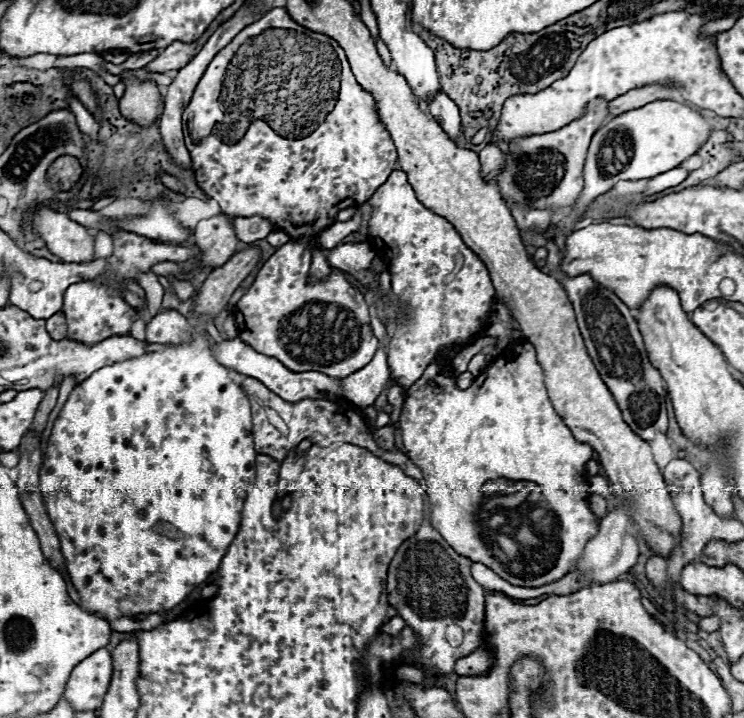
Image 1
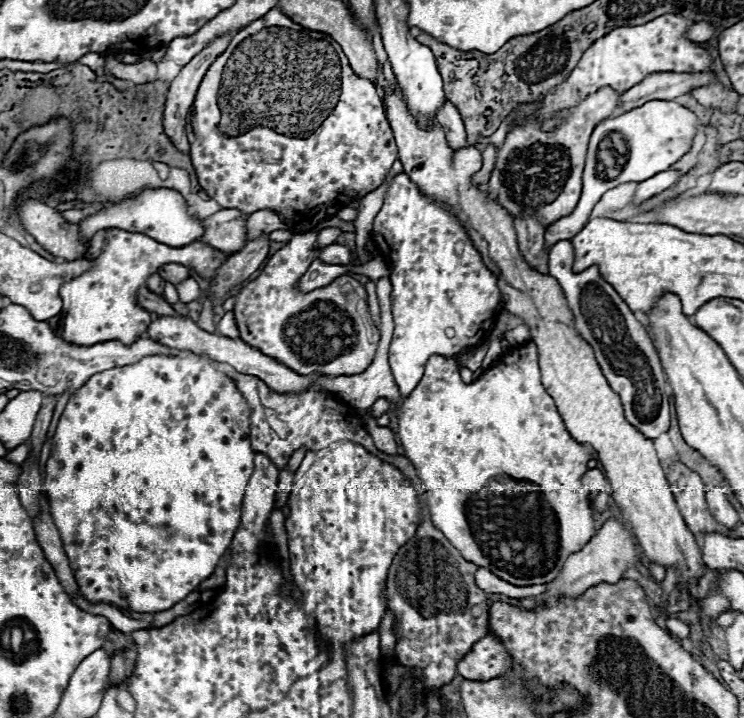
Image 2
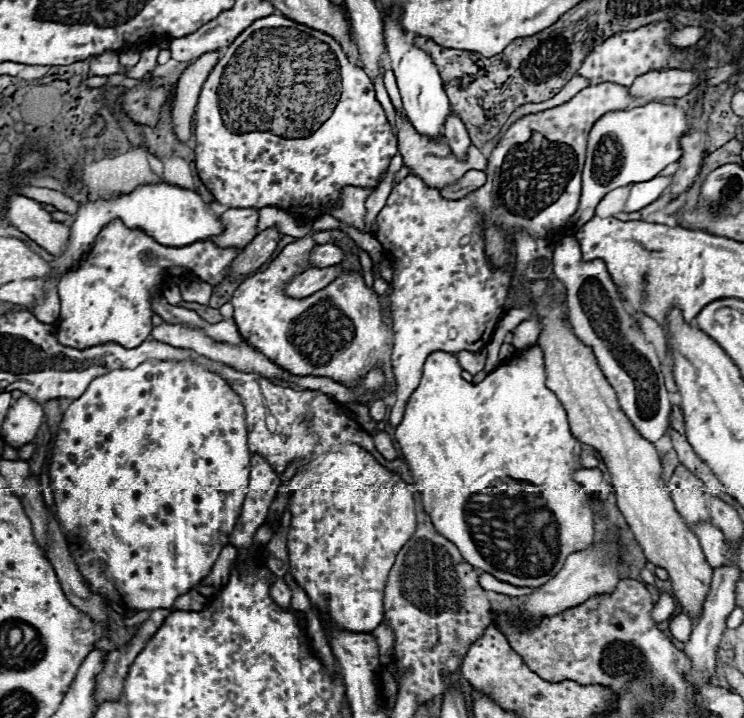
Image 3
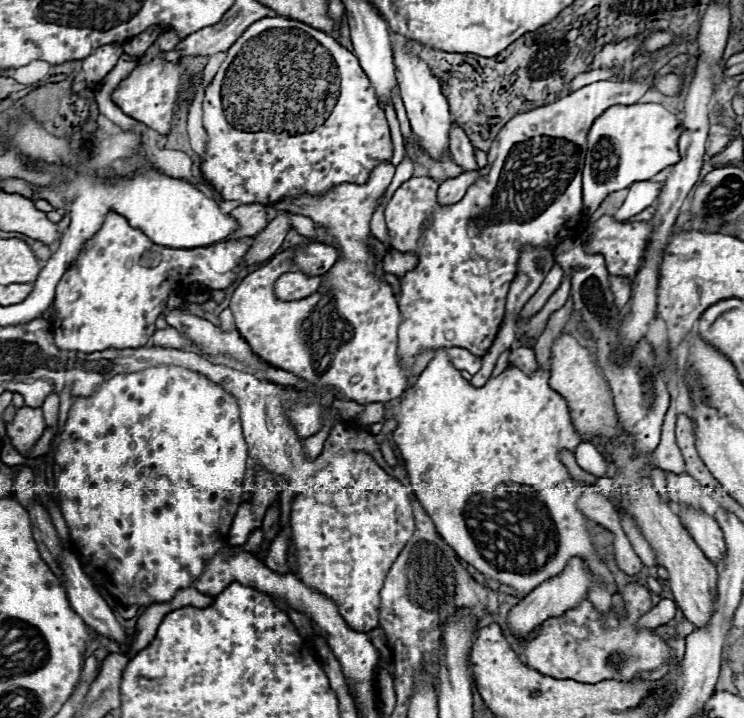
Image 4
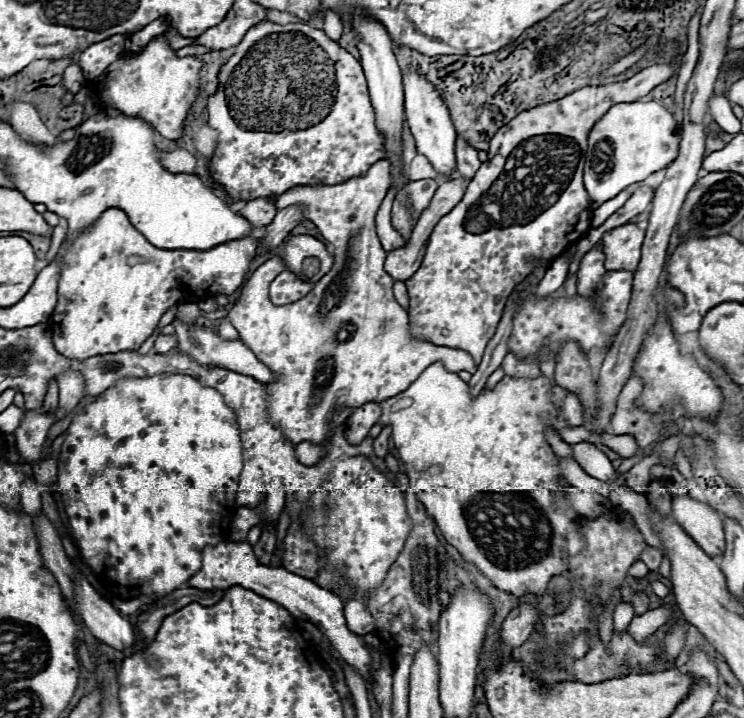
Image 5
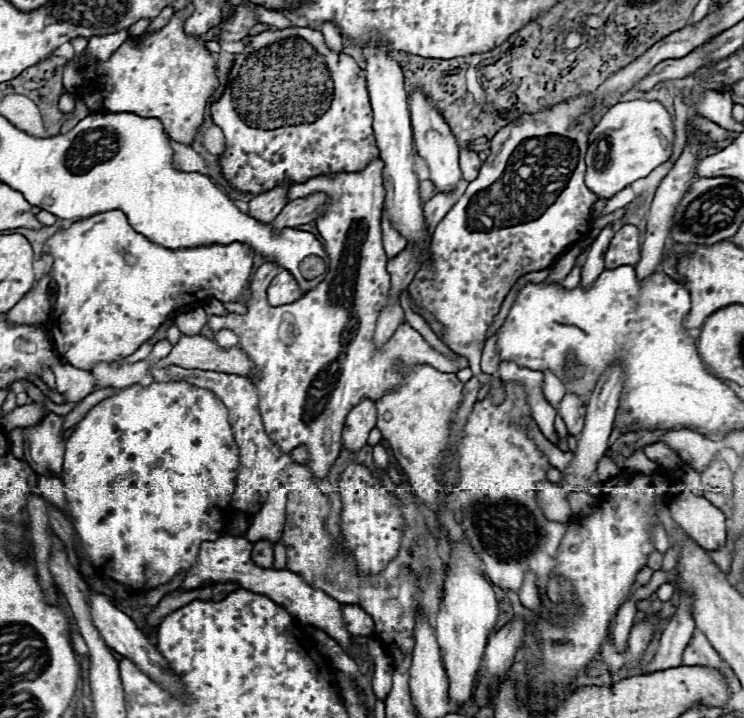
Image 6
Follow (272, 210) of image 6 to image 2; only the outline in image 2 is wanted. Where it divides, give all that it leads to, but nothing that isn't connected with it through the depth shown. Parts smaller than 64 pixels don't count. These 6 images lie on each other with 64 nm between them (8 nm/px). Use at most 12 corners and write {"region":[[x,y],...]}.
{"region":[[240,210],[202,220],[200,242],[226,256],[246,244]]}

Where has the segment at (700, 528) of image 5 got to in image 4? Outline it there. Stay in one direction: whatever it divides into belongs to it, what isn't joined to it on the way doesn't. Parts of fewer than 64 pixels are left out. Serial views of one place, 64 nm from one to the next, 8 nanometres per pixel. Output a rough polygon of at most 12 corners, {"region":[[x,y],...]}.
{"region":[[686,506],[678,508],[706,558],[718,564],[726,556],[718,522]]}

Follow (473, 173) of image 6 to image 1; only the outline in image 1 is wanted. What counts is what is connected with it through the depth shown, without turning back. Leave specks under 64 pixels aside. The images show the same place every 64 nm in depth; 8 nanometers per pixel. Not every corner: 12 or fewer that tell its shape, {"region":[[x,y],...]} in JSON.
{"region":[[442,90],[428,112],[452,140],[460,134],[458,106]]}

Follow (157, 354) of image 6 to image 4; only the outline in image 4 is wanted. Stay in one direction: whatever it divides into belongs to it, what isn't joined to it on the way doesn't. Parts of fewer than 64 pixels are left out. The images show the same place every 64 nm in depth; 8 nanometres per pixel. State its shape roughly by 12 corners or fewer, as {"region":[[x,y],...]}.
{"region":[[172,326],[152,334],[154,346],[184,348],[186,338]]}

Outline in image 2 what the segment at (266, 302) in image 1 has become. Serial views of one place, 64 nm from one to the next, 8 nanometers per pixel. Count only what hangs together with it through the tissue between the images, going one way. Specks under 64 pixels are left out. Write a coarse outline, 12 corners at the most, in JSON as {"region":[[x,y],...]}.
{"region":[[316,236],[238,292],[240,338],[298,374],[360,374],[380,332],[360,282],[300,292]]}

